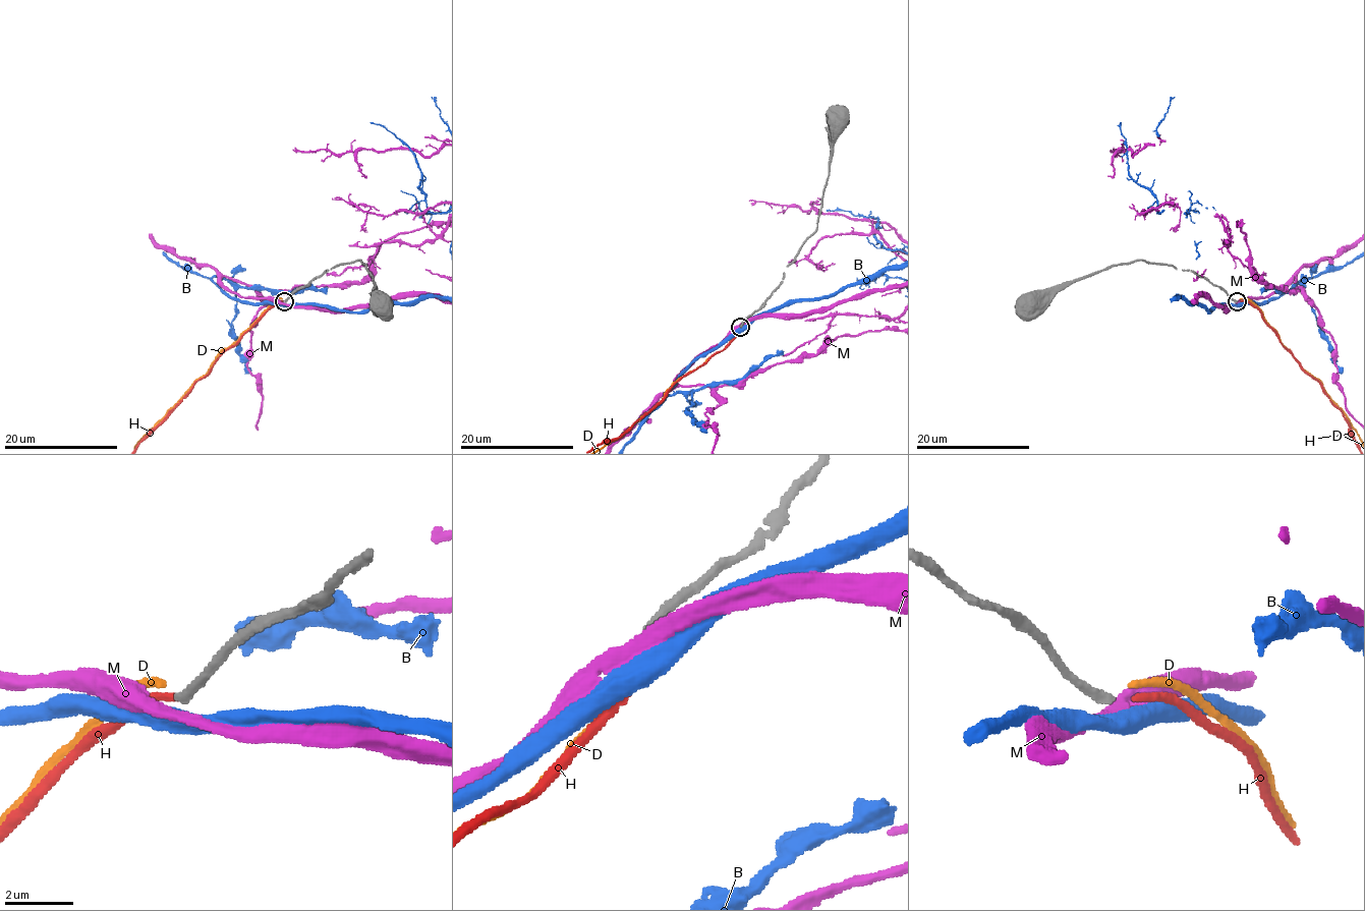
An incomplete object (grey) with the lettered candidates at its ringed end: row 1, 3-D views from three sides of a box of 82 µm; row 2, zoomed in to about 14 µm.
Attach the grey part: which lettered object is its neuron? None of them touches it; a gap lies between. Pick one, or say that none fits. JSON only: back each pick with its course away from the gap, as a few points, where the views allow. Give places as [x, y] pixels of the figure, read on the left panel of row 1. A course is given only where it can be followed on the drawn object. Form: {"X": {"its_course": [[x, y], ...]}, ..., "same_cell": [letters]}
{"same_cell": ["H"]}

